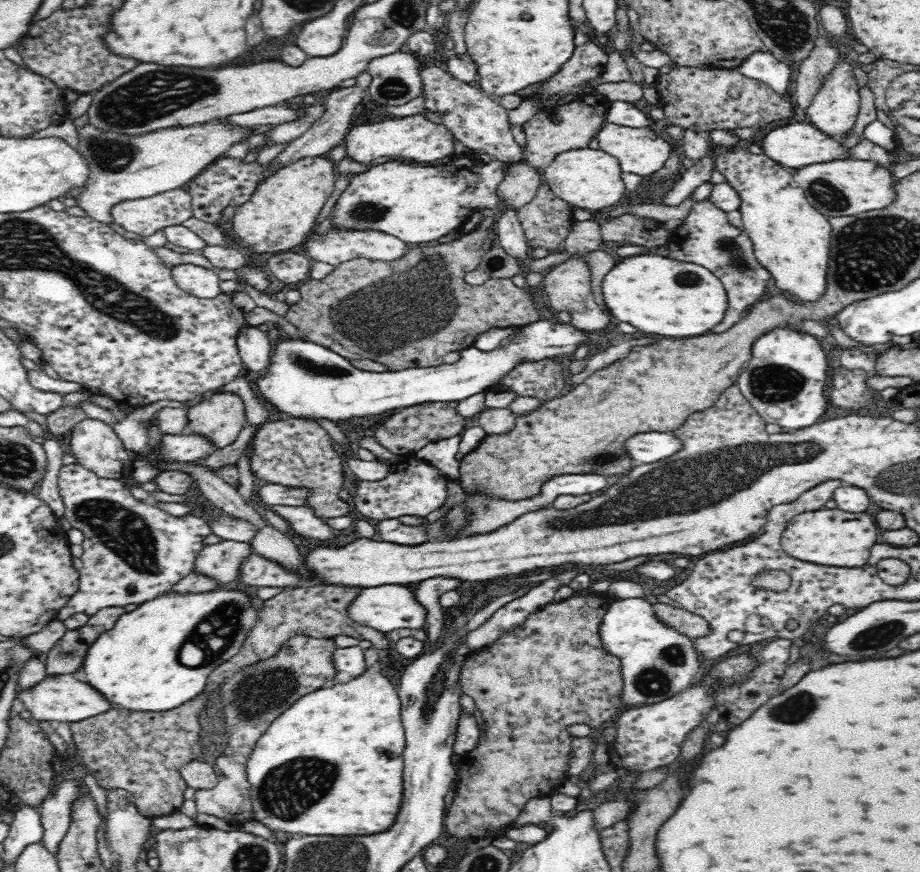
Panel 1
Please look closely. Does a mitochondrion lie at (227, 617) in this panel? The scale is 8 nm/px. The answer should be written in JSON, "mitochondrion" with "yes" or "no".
{"mitochondrion":"yes"}

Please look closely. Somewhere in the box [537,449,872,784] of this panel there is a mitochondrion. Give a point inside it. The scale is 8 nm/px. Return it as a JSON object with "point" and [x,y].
{"point":[653,679]}

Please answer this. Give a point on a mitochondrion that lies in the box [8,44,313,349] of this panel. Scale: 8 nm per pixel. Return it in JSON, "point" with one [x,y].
{"point":[149,96]}

